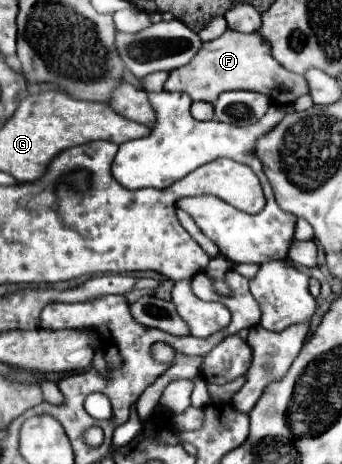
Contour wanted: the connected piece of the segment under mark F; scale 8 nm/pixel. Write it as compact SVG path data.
M227 30L221 38L205 42L201 52L183 68L169 72L165 82L169 92L187 92L193 100L215 102L215 98L225 90L253 90L267 94L277 104L293 104L299 96L309 94L307 80L301 74L289 72L271 58L271 46L259 34L241 34Z

